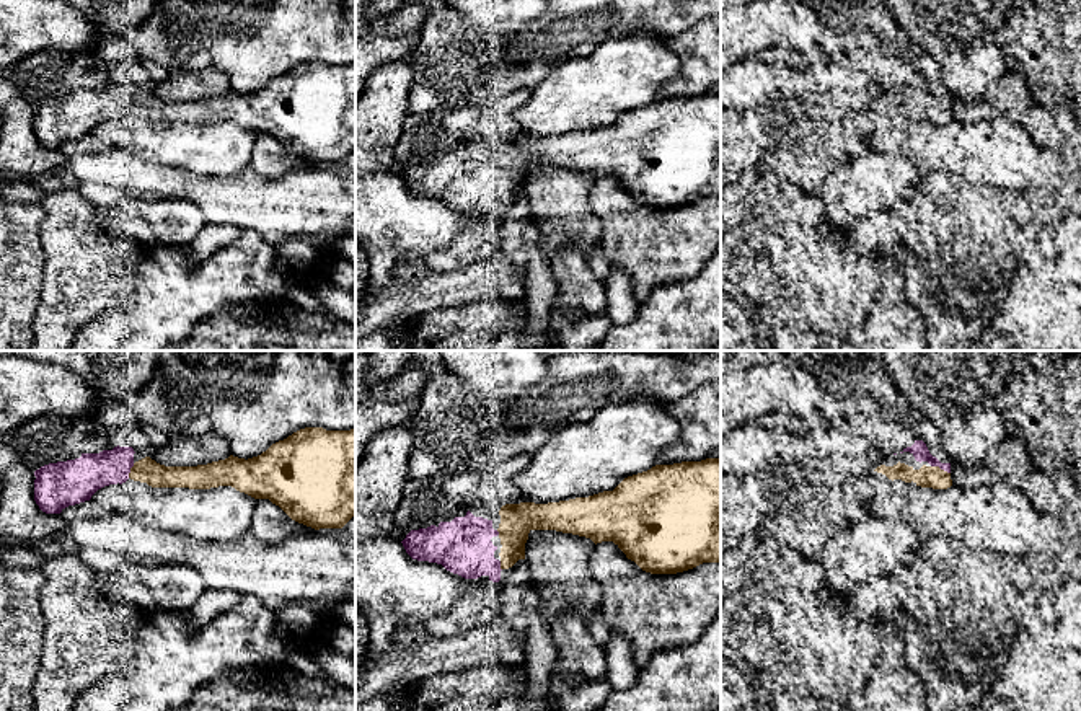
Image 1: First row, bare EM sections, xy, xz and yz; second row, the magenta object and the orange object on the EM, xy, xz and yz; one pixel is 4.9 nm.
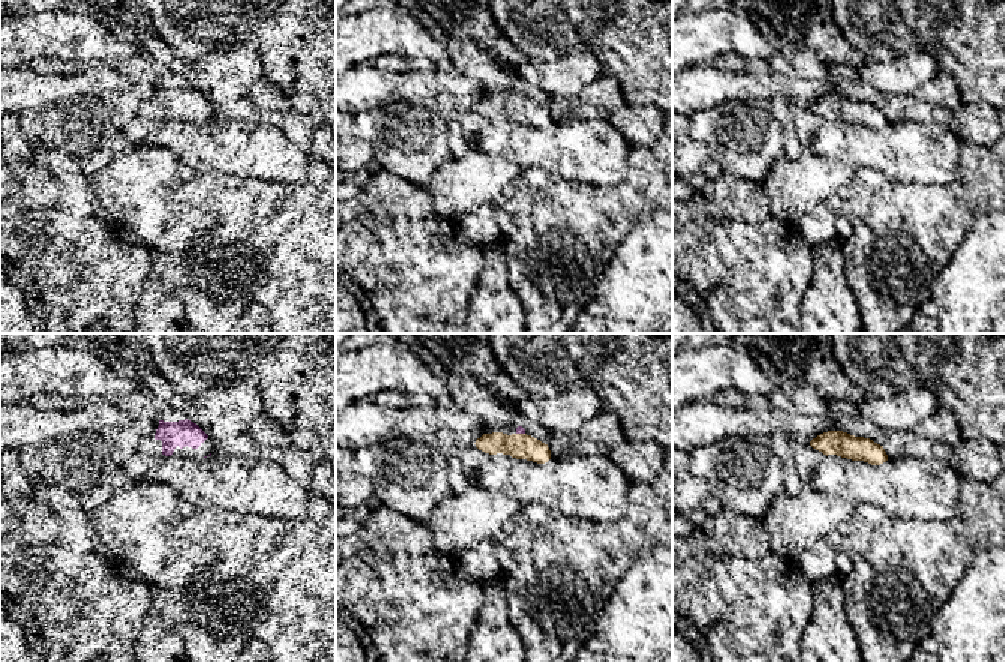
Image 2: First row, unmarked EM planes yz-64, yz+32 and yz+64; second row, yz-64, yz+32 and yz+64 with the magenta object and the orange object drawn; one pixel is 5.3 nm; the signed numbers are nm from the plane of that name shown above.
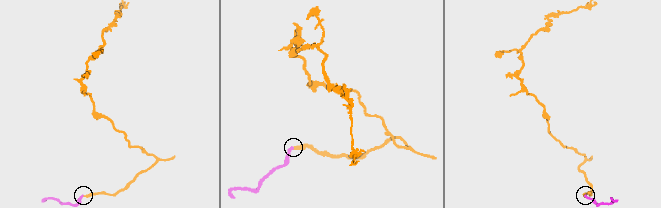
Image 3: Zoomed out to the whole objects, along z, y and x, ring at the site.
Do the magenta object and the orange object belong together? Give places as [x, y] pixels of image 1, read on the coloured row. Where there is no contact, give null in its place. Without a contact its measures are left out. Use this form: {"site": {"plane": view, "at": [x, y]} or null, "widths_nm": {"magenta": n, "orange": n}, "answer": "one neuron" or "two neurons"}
{"site": {"plane": "yz", "at": [941, 468]}, "widths_nm": {"magenta": 80, "orange": 110}, "answer": "one neuron"}

